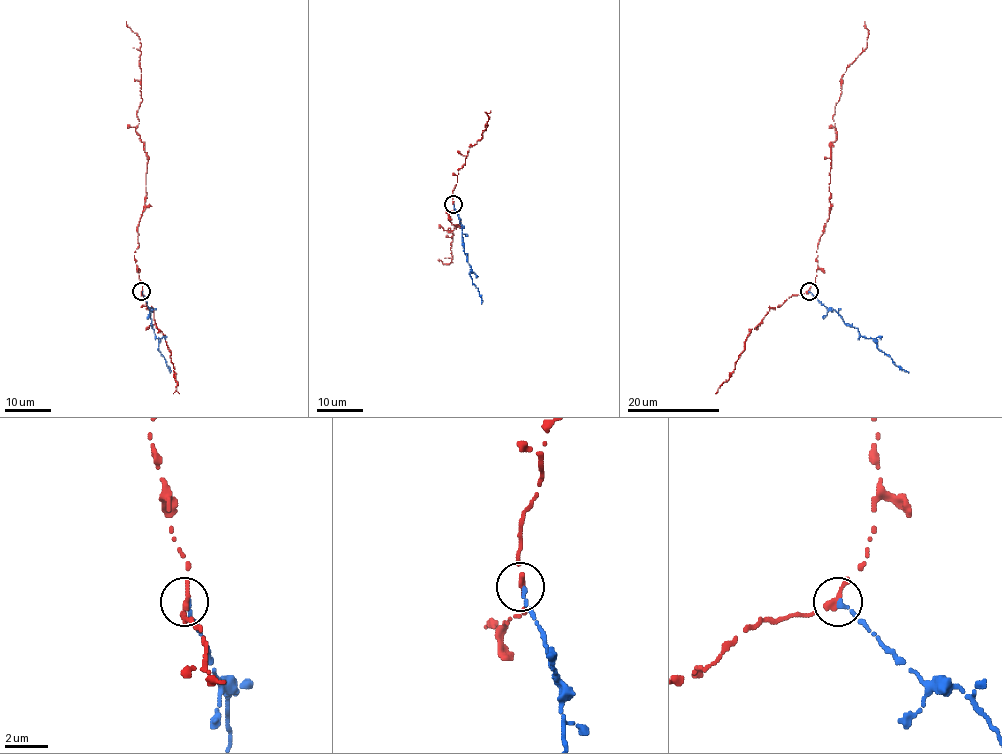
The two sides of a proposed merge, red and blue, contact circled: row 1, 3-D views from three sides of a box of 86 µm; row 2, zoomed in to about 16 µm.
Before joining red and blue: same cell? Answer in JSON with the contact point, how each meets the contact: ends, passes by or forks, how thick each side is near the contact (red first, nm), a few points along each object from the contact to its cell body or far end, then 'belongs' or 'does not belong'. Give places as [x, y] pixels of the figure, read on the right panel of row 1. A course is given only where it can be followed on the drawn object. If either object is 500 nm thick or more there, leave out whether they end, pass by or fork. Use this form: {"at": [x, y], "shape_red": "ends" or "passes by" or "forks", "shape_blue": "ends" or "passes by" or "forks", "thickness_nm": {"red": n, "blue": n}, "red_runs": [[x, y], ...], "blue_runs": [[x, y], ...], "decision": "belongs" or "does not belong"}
{"at": [809, 291], "shape_red": "ends", "shape_blue": "ends", "thickness_nm": {"red": 320, "blue": 240}, "red_runs": [[808, 291], [815, 282], [817, 245], [829, 218], [835, 106], [842, 76], [867, 46], [865, 21]], "blue_runs": [[808, 291], [824, 306], [834, 309], [846, 324], [856, 328], [861, 336], [873, 339], [897, 366], [908, 373]], "decision": "does not belong"}

